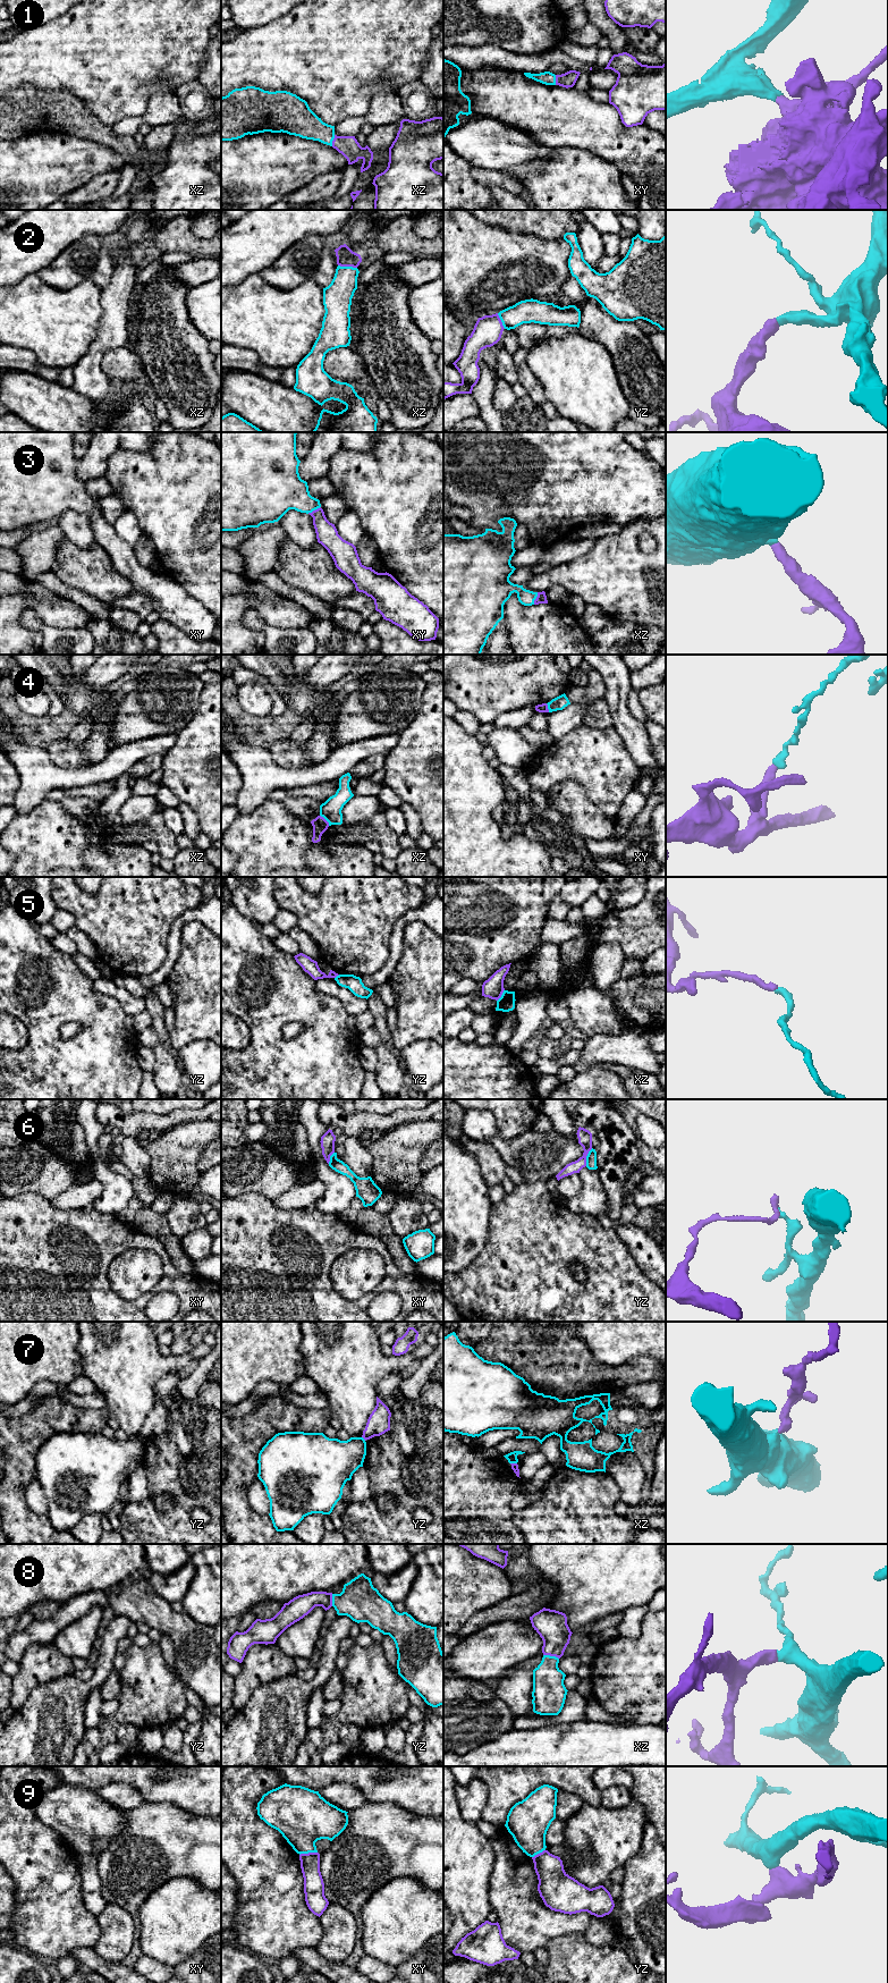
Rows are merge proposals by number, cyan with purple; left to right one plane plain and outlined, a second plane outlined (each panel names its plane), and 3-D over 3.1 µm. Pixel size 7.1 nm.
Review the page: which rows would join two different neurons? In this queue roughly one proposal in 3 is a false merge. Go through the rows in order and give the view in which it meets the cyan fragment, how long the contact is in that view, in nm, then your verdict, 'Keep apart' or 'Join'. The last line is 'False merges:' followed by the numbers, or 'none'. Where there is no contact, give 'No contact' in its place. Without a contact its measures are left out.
1: Touches cyan in xz. Shared border 80 nm. Keep apart
2: Touches cyan in xz. Shared border 140 nm. Join
3: Touches cyan in xy. Shared border 110 nm. Join
4: Touches cyan in xz. Shared border 100 nm. Keep apart
5: Touches cyan in xz. Shared border 100 nm. Keep apart
6: Touches cyan in yz. Shared border 140 nm. Keep apart
7: Touches cyan in yz. Shared border 40 nm. Keep apart
8: Touches cyan in xz. Shared border 120 nm. Join
9: Touches cyan in xy. Shared border 130 nm. Keep apart
False merges: 1, 4, 5, 6, 7, 9

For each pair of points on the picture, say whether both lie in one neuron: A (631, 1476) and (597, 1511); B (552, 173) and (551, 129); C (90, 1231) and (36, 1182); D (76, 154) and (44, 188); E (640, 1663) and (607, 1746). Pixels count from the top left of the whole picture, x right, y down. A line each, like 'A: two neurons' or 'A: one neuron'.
A: two neurons
B: two neurons
C: two neurons
D: one neuron
E: two neurons

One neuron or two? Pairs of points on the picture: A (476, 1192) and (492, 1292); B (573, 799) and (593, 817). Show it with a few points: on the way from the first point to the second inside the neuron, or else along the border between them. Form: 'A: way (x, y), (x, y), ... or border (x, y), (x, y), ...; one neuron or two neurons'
A: border (489, 1220), (487, 1243), (483, 1250), (467, 1266); two neurons
B: way (577, 803), (589, 815); one neuron

